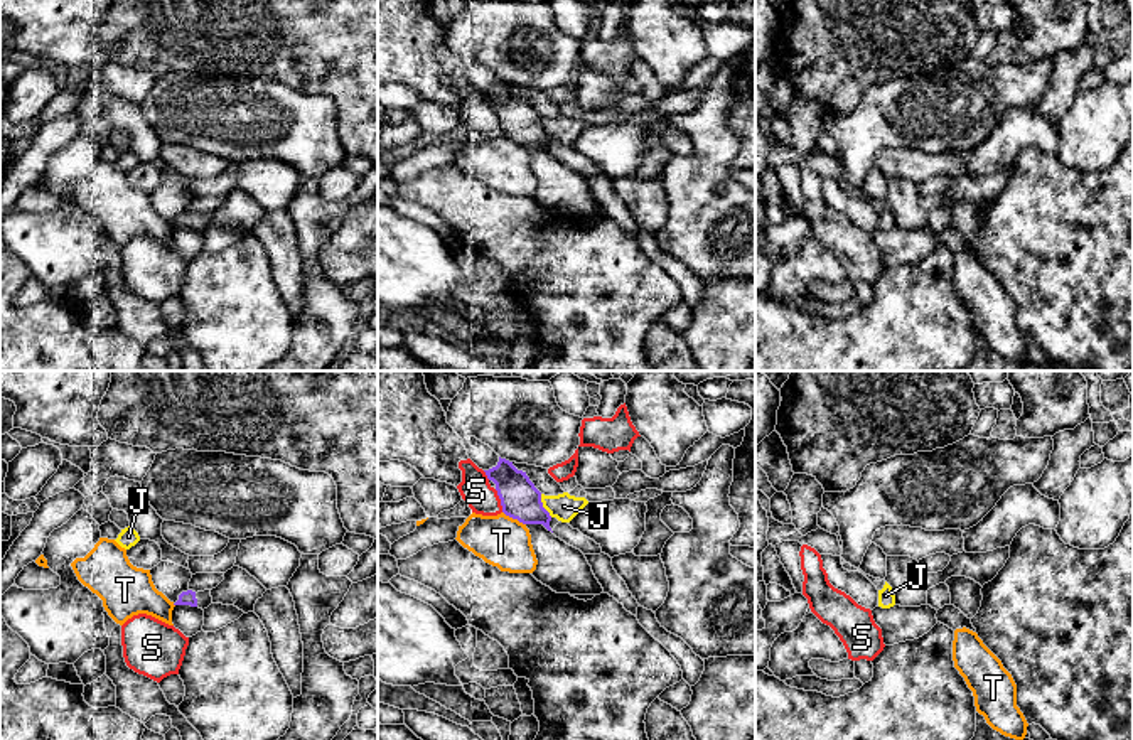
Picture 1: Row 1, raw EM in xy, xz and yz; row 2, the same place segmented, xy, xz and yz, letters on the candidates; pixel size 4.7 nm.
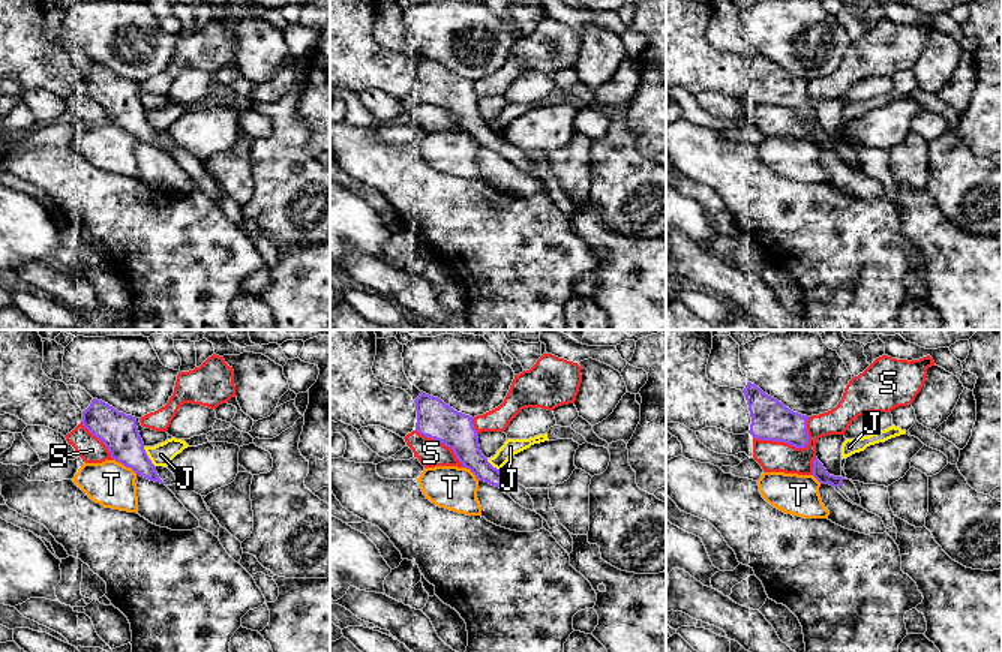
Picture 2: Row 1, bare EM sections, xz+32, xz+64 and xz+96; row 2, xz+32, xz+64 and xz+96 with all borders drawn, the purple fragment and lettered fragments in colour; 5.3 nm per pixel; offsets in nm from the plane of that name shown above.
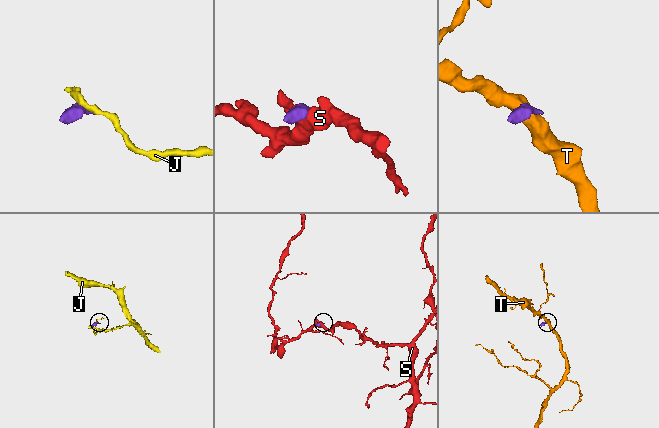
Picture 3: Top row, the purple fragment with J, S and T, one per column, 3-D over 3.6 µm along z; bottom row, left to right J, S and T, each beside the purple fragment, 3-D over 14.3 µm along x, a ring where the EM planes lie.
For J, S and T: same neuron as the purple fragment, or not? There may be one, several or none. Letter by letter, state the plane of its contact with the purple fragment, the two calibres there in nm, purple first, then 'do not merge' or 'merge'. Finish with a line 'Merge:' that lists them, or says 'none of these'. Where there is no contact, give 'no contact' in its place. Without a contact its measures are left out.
J: xz | 190/130 nm | do not merge
S: xz | 190/150 nm | do not merge
T: xz | 190/240 nm | do not merge
Merge: none of these

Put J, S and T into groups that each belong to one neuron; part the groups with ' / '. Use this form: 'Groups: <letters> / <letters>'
Groups: J / S / T

